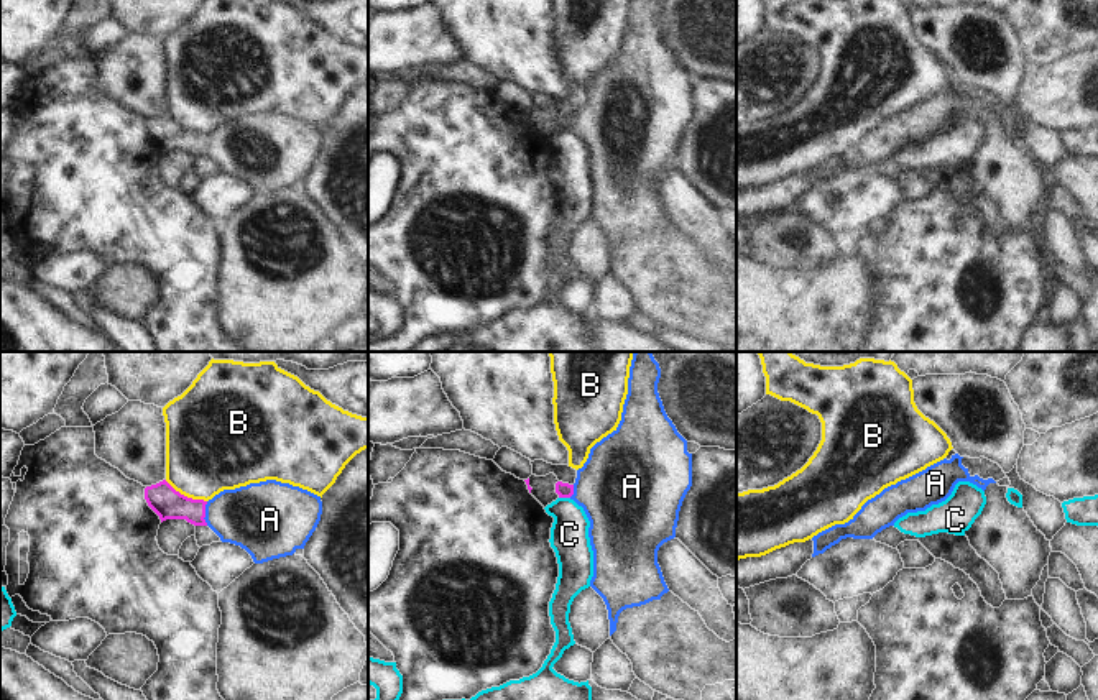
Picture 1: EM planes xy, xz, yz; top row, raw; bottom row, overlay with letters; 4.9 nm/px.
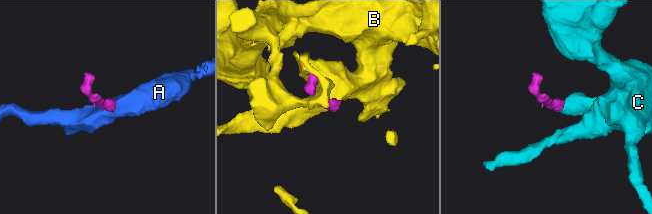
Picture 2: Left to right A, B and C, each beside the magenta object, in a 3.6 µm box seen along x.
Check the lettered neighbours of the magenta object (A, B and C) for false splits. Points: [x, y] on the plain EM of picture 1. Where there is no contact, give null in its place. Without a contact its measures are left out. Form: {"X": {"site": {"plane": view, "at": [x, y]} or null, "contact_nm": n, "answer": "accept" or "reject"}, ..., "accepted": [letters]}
{"A": {"site": {"plane": "xy", "at": [204, 145]}, "contact_nm": 120, "answer": "accept"}, "B": {"site": {"plane": "xy", "at": [186, 128]}, "contact_nm": 240, "answer": "reject"}, "C": {"site": {"plane": "xz", "at": [564, 128]}, "contact_nm": 60, "answer": "reject"}, "accepted": ["A"]}

